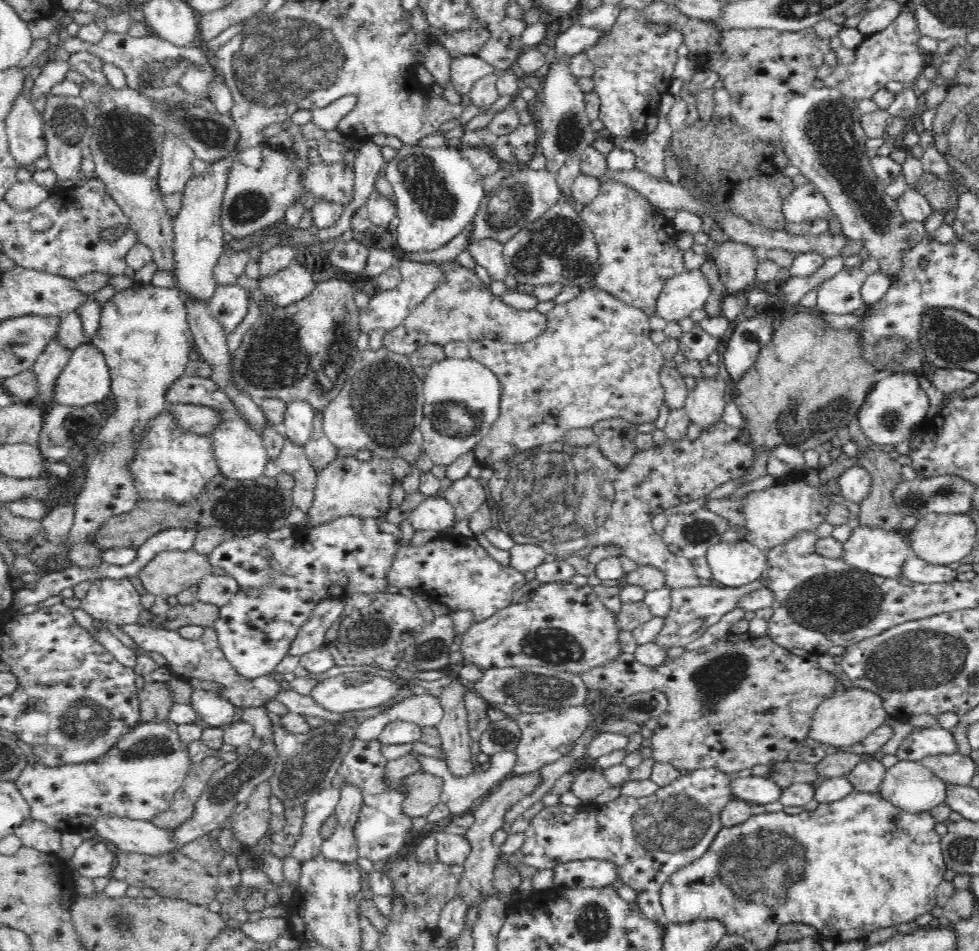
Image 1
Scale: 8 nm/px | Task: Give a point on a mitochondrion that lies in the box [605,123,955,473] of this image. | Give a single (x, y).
(803, 414)

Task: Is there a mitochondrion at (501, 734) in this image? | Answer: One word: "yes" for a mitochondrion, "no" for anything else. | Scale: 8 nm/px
yes

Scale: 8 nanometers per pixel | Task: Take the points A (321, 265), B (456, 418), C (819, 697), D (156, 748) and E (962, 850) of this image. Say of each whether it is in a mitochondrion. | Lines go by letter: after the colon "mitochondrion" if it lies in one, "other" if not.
A: other
B: mitochondrion
C: other
D: mitochondrion
E: mitochondrion

